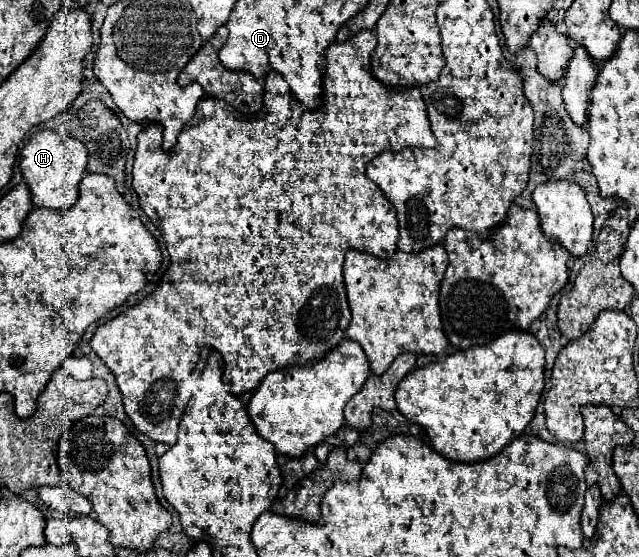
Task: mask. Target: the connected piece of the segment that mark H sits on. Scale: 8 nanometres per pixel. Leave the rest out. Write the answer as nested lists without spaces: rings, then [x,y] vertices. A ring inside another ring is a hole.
[[[35,130],[25,142],[19,158],[21,172],[33,196],[33,206],[67,210],[77,202],[79,182],[87,168],[87,148],[75,138],[61,136],[57,130]]]

